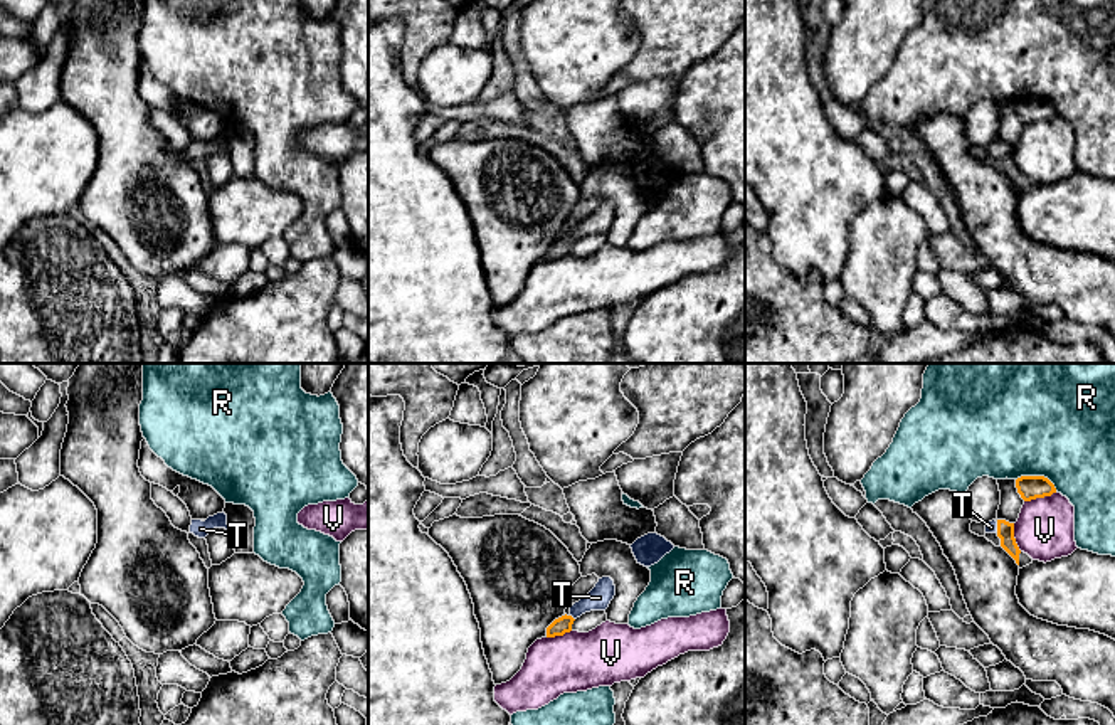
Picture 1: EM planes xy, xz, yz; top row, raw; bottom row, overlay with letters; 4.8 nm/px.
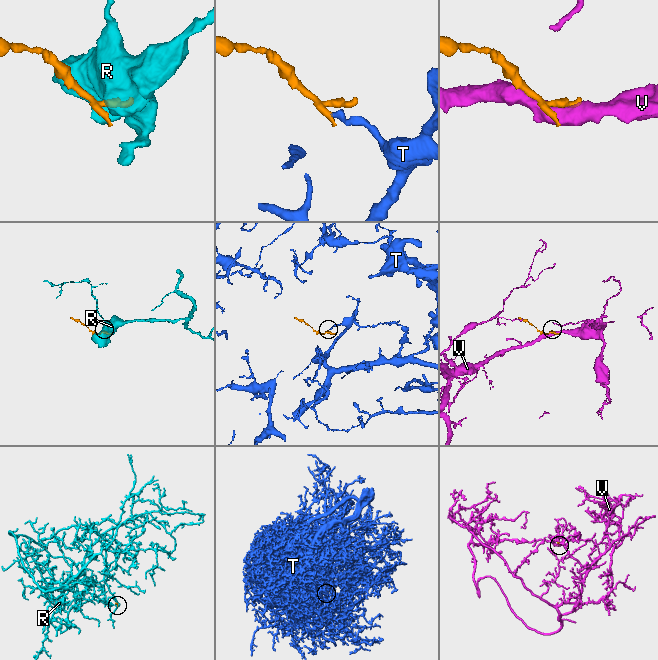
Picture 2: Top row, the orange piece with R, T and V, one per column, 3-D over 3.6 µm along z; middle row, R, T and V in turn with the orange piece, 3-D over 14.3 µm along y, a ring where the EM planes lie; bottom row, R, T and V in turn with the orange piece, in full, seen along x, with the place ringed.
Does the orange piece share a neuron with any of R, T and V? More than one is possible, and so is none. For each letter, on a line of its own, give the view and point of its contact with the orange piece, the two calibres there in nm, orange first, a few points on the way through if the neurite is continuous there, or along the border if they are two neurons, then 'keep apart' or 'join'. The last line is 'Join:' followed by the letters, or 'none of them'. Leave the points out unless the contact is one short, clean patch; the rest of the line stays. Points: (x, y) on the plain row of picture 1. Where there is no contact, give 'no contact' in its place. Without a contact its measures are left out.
R: contact yz (1038, 100); calibres 110 and 480 nm; keep apart
T: contact xz (572, 241); calibres 80 and 110 nm; way xz (562, 248), (572, 241), (587, 226), (599, 221); join
V: contact yz (1040, 120); calibres 110 and 280 nm; keep apart
Join: T

